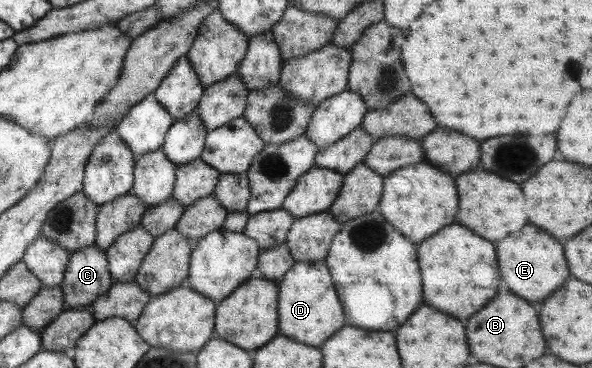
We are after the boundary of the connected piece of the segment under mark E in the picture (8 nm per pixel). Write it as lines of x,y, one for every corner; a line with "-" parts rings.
525,225
520,231
498,241
496,261
498,261
498,271
502,281
508,285
508,289
514,295
526,301
542,301
570,275
564,261
562,245
556,243
556,239
552,239
548,233
542,233
541,229
534,229
533,225

